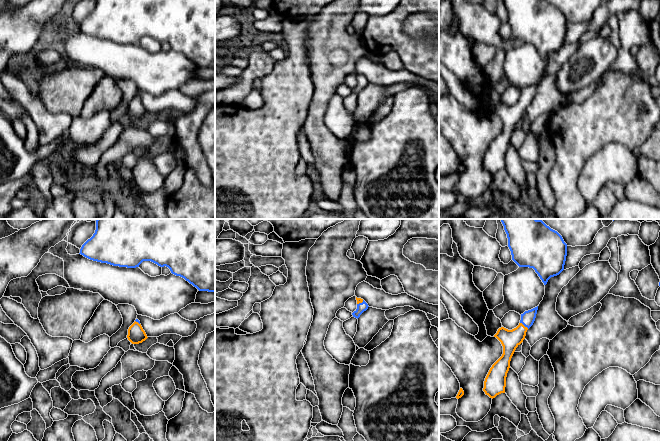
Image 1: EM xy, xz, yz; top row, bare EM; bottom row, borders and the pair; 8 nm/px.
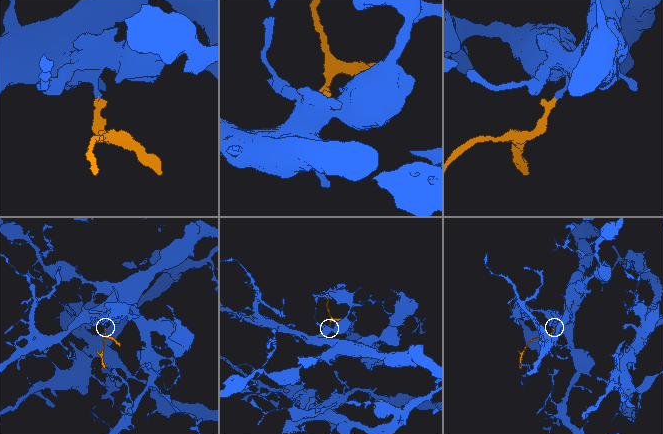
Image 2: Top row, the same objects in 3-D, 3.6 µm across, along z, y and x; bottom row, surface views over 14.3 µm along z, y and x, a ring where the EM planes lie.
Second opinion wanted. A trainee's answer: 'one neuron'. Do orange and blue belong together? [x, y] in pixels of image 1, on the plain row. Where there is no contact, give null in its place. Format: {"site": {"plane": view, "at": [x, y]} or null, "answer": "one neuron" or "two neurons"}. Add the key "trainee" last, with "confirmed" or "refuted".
{"site": {"plane": "yz", "at": [523, 101]}, "answer": "one neuron", "trainee": "confirmed"}

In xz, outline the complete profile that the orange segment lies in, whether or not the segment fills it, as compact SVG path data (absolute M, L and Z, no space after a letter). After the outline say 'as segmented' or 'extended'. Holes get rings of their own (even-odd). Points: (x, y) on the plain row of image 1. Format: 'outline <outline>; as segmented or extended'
outline M357 74L357 85L352 89L353 93L359 94L360 91L368 85L368 80L361 74Z; extended

